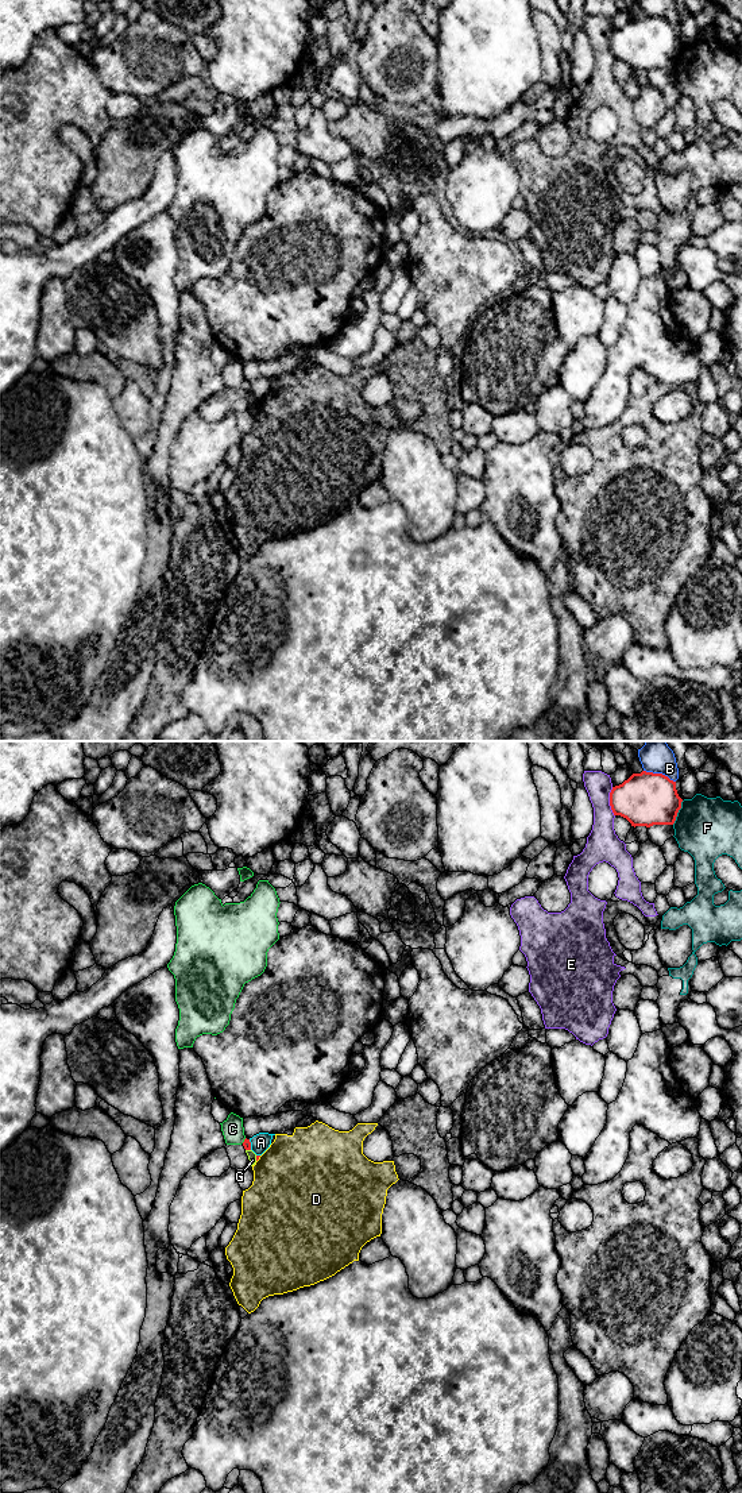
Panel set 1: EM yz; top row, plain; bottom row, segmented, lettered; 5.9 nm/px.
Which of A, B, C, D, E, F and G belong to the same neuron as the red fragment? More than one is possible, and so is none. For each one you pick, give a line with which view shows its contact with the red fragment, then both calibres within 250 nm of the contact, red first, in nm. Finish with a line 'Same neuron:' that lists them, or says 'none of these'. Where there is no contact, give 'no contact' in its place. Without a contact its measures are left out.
Same neuron: none of these

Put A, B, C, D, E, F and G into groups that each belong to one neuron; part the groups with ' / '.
A G / B / C / D / E / F

